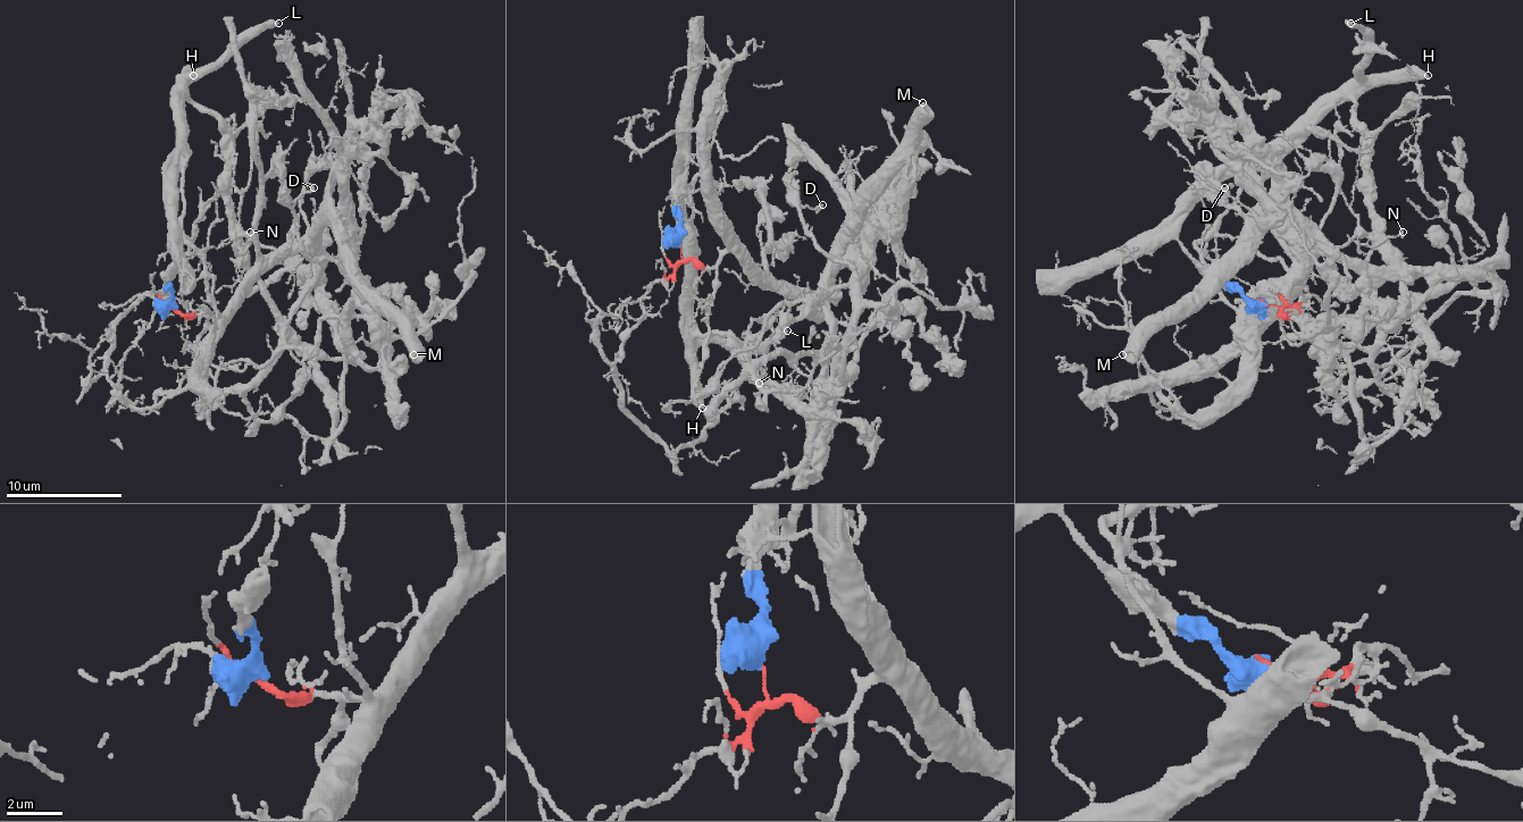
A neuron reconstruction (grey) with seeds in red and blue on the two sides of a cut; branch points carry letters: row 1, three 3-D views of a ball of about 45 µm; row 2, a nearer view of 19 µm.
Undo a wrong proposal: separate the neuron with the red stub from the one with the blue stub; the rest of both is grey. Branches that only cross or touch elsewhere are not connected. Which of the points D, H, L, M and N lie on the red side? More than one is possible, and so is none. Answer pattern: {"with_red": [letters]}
{"with_red": ["D", "M", "N"]}

